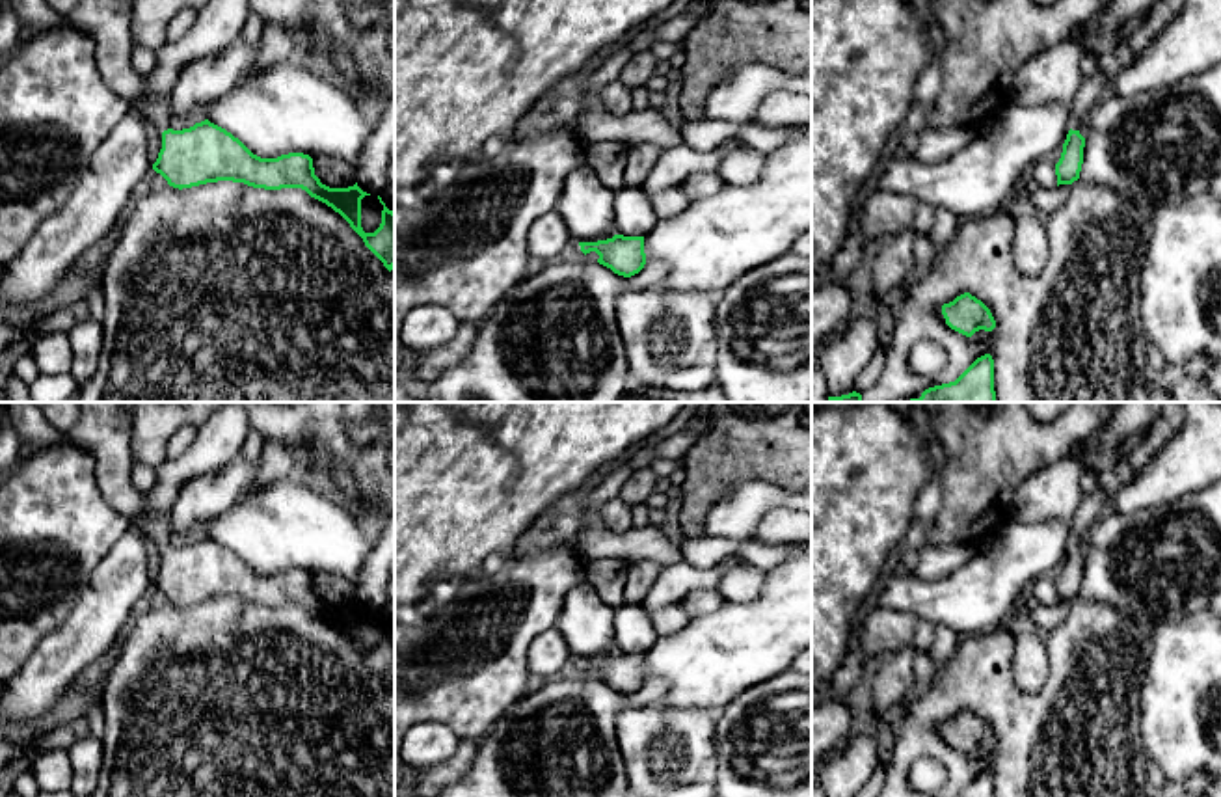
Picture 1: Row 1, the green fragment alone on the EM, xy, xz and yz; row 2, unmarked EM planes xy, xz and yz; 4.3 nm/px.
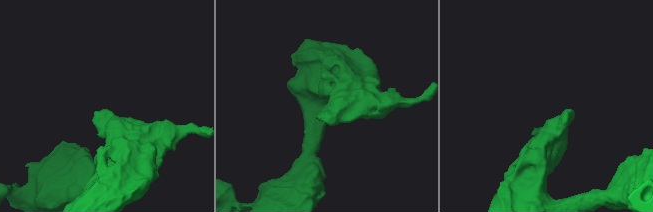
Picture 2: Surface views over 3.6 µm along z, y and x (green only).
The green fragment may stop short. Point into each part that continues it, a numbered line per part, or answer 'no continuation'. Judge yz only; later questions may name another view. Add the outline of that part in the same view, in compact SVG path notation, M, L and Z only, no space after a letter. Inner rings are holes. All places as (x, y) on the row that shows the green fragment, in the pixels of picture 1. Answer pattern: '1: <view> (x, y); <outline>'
1: yz (1095, 88); M1102 71L1083 78L1070 110L1070 128L1080 130L1093 108L1109 95L1109 80Z

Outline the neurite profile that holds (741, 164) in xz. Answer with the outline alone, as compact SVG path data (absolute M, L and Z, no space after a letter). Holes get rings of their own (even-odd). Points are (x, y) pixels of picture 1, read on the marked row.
M739 142L726 149L718 175L728 186L752 186L759 181L763 166L765 153Z

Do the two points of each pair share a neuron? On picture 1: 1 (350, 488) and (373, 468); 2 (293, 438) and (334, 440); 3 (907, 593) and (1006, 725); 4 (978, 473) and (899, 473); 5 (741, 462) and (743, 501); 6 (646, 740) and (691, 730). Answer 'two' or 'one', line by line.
1: two
2: one
3: two
4: two
5: two
6: one

